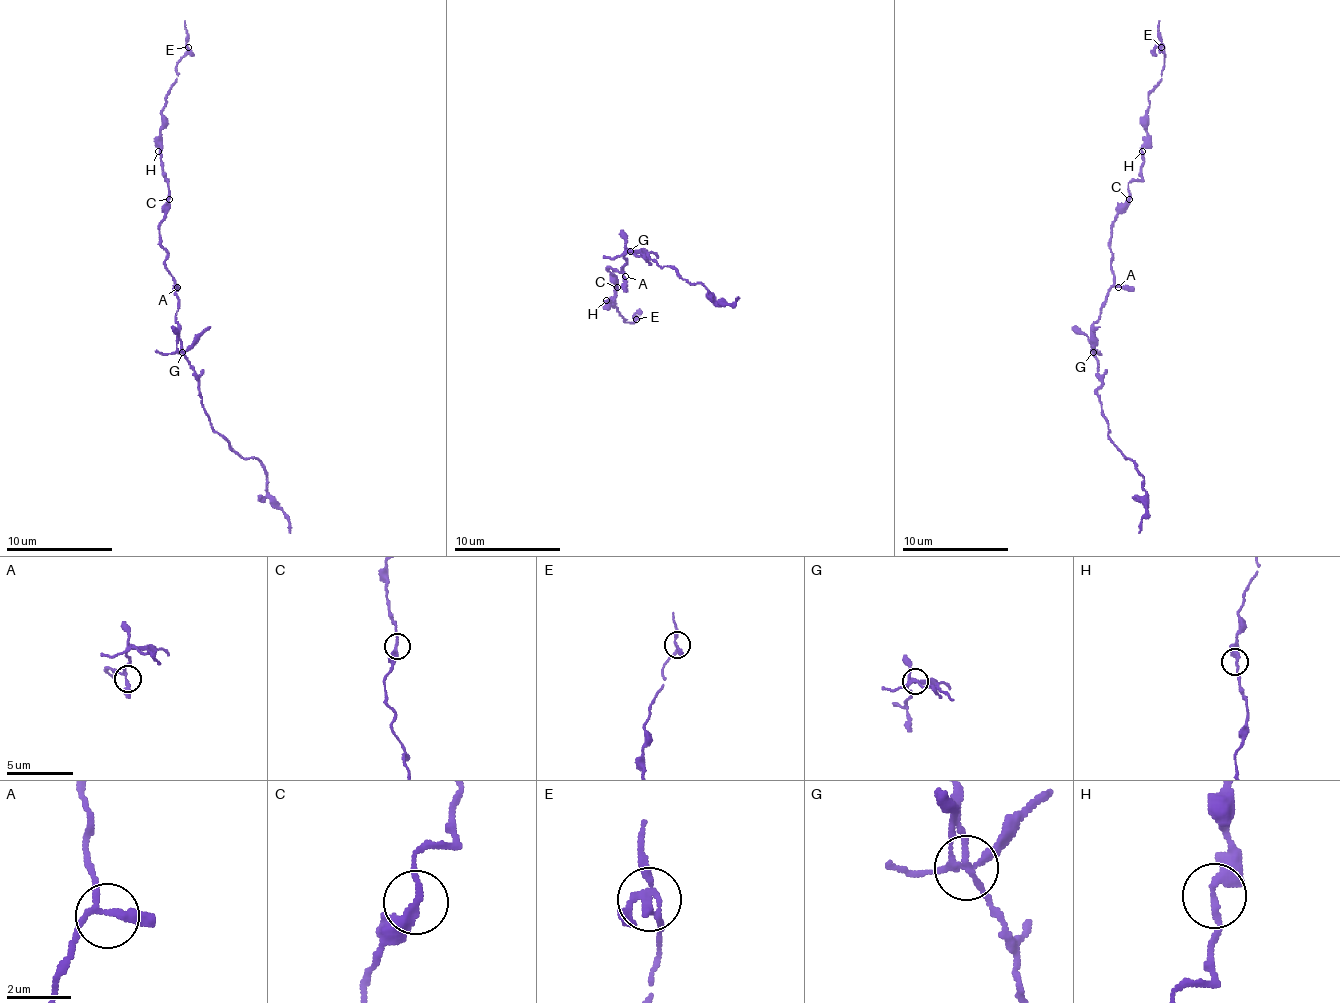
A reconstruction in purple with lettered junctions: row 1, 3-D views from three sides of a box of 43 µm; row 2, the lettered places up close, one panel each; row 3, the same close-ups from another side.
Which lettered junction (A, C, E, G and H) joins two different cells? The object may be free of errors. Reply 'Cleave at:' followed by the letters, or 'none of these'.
Cleave at: G

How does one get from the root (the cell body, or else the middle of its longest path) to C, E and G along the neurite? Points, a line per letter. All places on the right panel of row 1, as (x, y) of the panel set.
C: (1110, 290), (1112, 220), (1129, 199)
E: (1110, 290), (1112, 220), (1129, 196), (1129, 183), (1142, 170), (1147, 92), (1161, 79), (1161, 47)
G: (1110, 290), (1102, 314), (1094, 325), (1094, 351)

